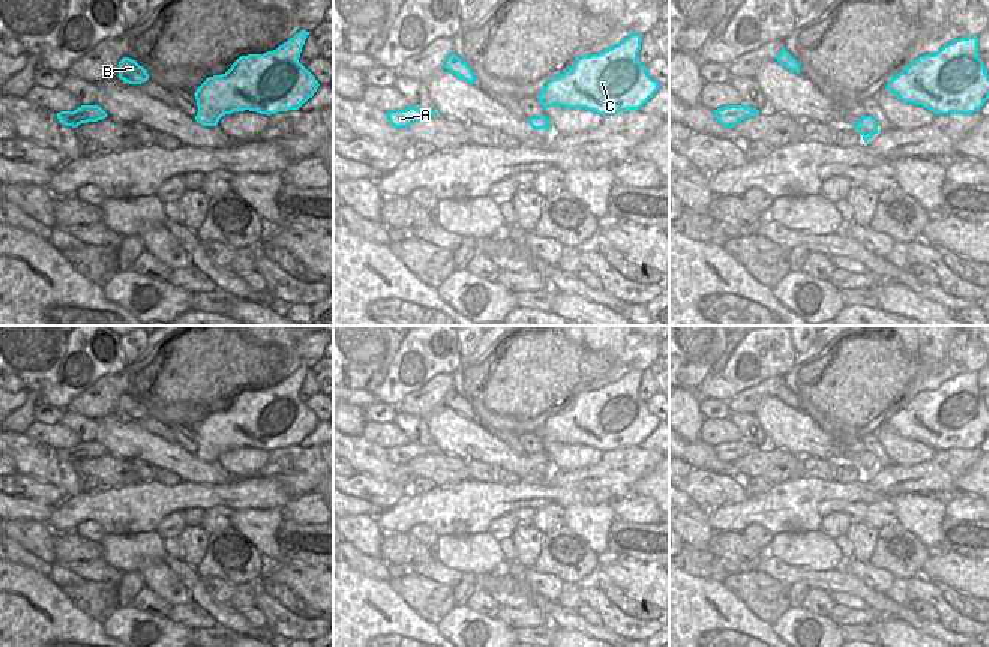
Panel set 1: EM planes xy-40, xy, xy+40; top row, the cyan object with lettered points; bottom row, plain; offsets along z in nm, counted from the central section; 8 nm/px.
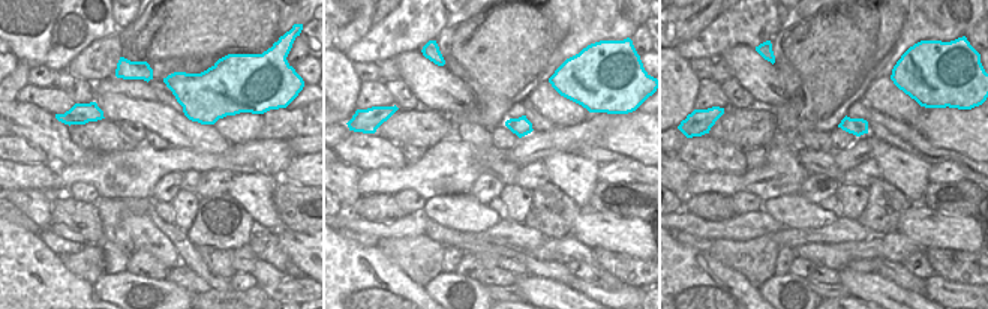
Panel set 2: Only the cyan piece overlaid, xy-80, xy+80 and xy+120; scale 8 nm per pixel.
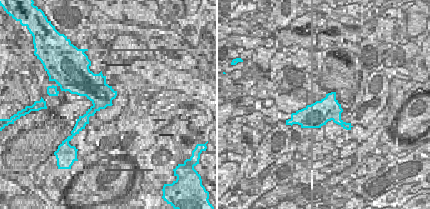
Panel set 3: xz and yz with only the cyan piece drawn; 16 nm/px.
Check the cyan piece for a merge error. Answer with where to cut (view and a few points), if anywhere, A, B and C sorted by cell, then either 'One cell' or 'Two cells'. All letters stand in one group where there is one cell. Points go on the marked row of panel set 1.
No split. Groups: A B C. One cell.

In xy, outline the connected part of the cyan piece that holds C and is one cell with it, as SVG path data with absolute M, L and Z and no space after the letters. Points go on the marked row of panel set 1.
M632 33L599 54L581 56L540 90L543 108L585 108L597 114L639 110L659 90L638 60L642 36Z

